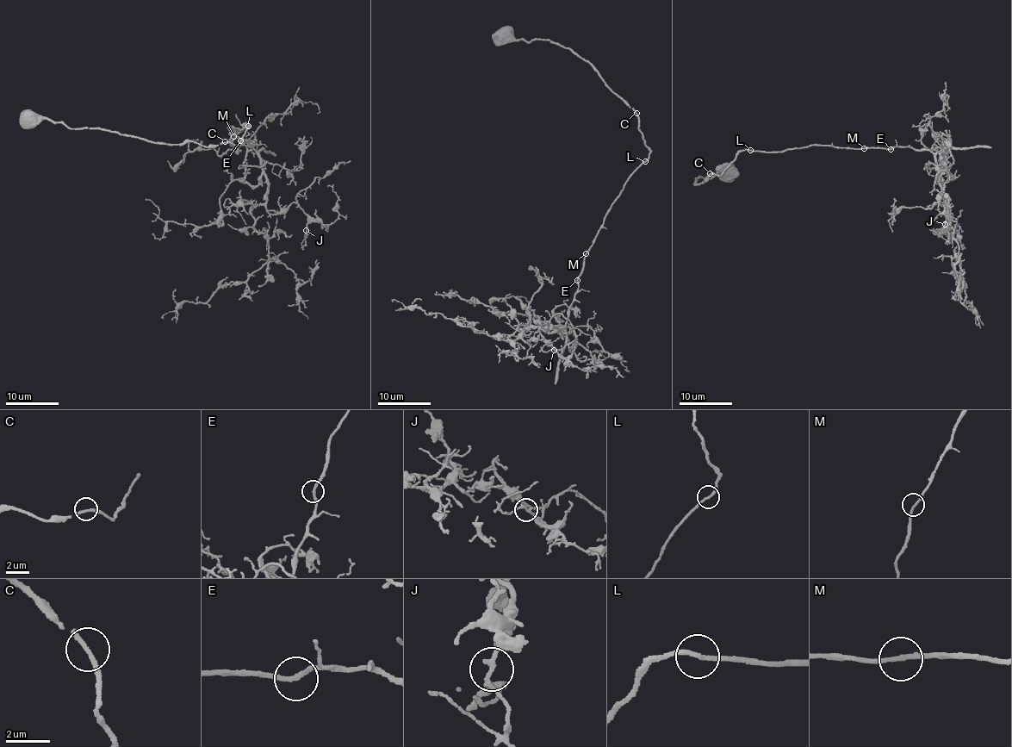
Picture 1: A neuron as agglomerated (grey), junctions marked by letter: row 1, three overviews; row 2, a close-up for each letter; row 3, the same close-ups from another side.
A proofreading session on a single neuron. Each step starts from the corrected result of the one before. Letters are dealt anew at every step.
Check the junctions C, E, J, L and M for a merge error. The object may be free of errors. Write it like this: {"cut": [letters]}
{"cut": []}

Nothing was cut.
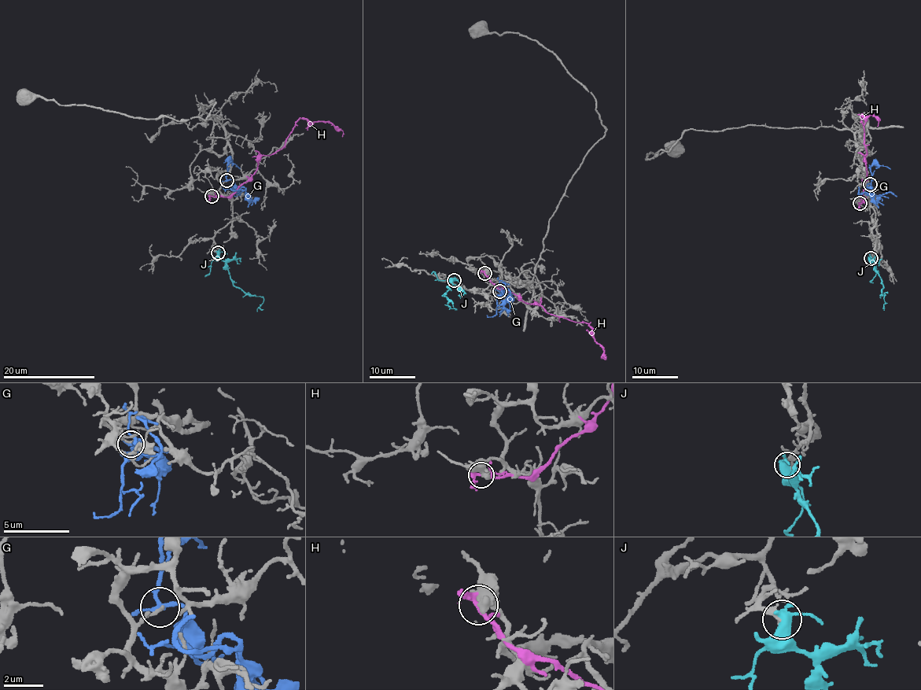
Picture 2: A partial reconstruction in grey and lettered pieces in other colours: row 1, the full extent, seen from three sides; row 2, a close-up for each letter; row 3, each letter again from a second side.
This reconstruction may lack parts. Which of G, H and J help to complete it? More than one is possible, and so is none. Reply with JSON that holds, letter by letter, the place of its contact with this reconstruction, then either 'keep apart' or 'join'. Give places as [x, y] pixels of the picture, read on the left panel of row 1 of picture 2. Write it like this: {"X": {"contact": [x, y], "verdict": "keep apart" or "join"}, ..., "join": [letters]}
{"G": {"contact": [226, 180], "verdict": "keep apart"}, "H": {"contact": [211, 196], "verdict": "keep apart"}, "J": {"contact": [218, 252], "verdict": "join"}, "join": ["J"]}

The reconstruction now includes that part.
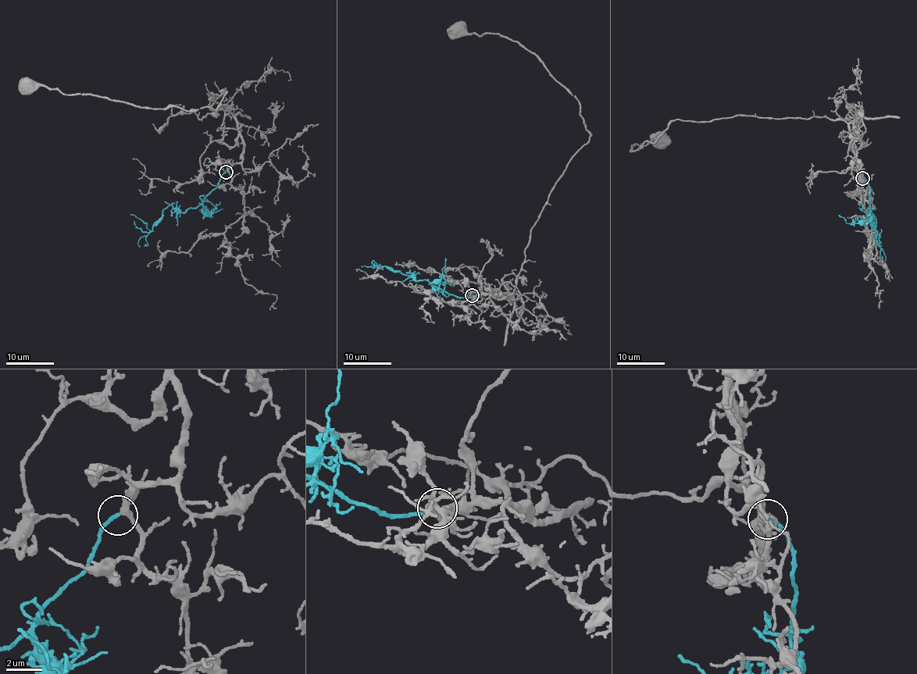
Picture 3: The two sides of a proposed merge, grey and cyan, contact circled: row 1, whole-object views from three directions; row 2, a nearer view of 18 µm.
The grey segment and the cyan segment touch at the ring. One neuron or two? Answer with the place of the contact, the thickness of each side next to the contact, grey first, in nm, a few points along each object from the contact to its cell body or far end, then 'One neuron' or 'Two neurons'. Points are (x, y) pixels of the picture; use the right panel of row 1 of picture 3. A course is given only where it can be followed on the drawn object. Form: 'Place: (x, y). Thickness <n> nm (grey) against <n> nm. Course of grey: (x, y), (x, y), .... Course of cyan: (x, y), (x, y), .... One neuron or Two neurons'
Place: (862, 178). Thickness 320 nm (grey) against 190 nm. Course of grey: (862, 178), (853, 169), (850, 130), (825, 117), (678, 119), (631, 152), (632, 145), (658, 140). Course of cyan: (862, 178), (870, 194), (868, 218), (875, 222), (875, 217), (875, 240), (878, 244), (881, 230). One neuron

